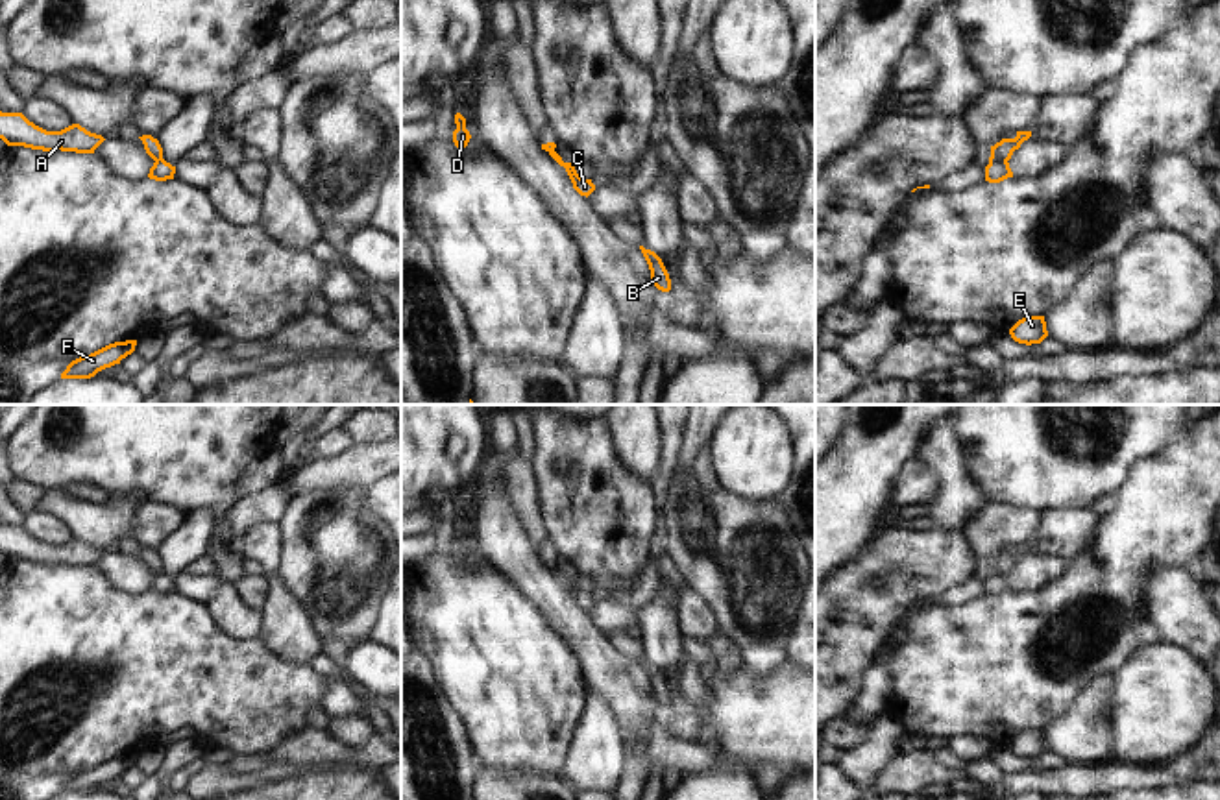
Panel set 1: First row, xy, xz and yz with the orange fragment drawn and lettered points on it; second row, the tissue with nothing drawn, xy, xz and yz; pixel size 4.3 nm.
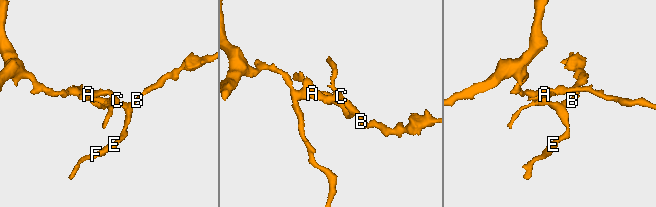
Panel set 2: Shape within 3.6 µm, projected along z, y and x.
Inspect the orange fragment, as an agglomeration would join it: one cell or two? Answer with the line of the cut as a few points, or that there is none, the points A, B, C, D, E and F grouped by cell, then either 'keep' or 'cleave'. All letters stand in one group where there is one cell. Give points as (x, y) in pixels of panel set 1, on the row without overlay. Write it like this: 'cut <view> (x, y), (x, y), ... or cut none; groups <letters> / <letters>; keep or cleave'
cut yz (1006, 573), (995, 573), (989, 579); groups A D / B C E F; cleave

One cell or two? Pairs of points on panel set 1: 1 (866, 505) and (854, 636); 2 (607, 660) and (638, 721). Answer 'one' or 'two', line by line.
1: two
2: one

